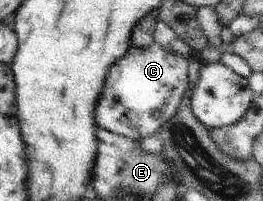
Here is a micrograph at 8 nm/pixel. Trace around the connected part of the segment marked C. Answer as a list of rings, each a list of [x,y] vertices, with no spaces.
[[[154,41],[146,48],[133,47],[109,71],[109,77],[107,77],[105,89],[103,89],[103,97],[99,99],[97,111],[95,111],[97,125],[105,127],[110,132],[138,141],[157,133],[179,111],[185,90],[189,87],[187,76],[189,61],[179,57],[182,53],[179,43],[174,44],[173,47],[164,48]]]

